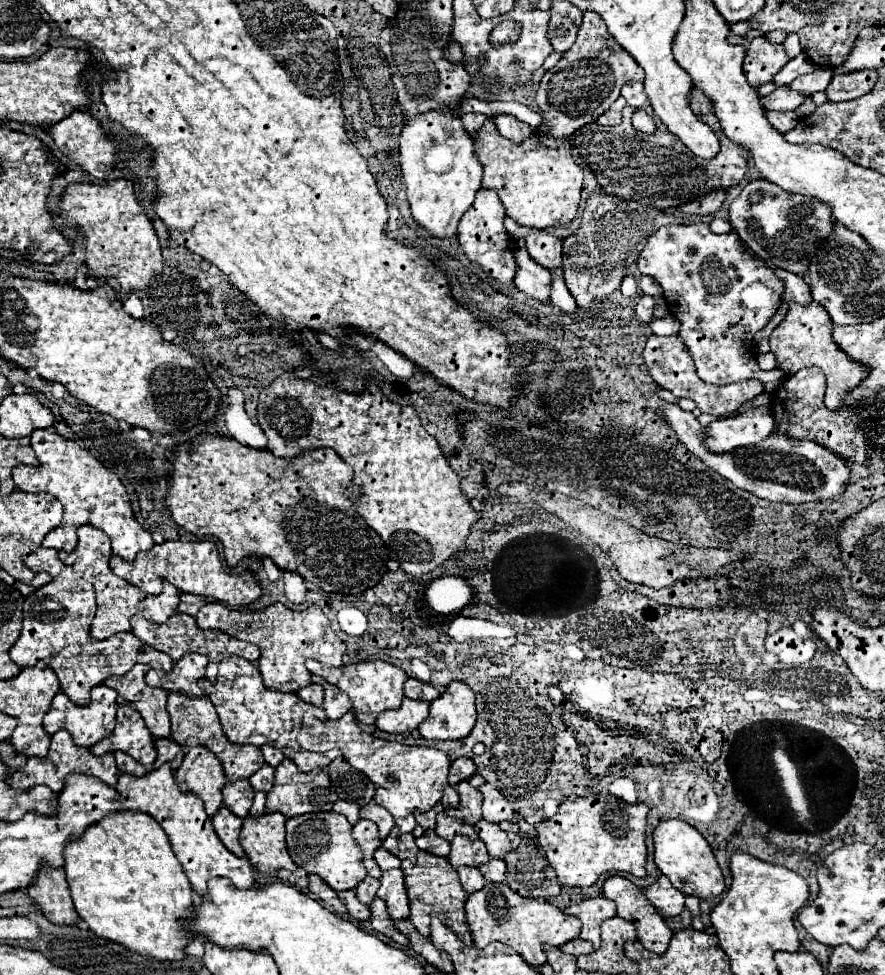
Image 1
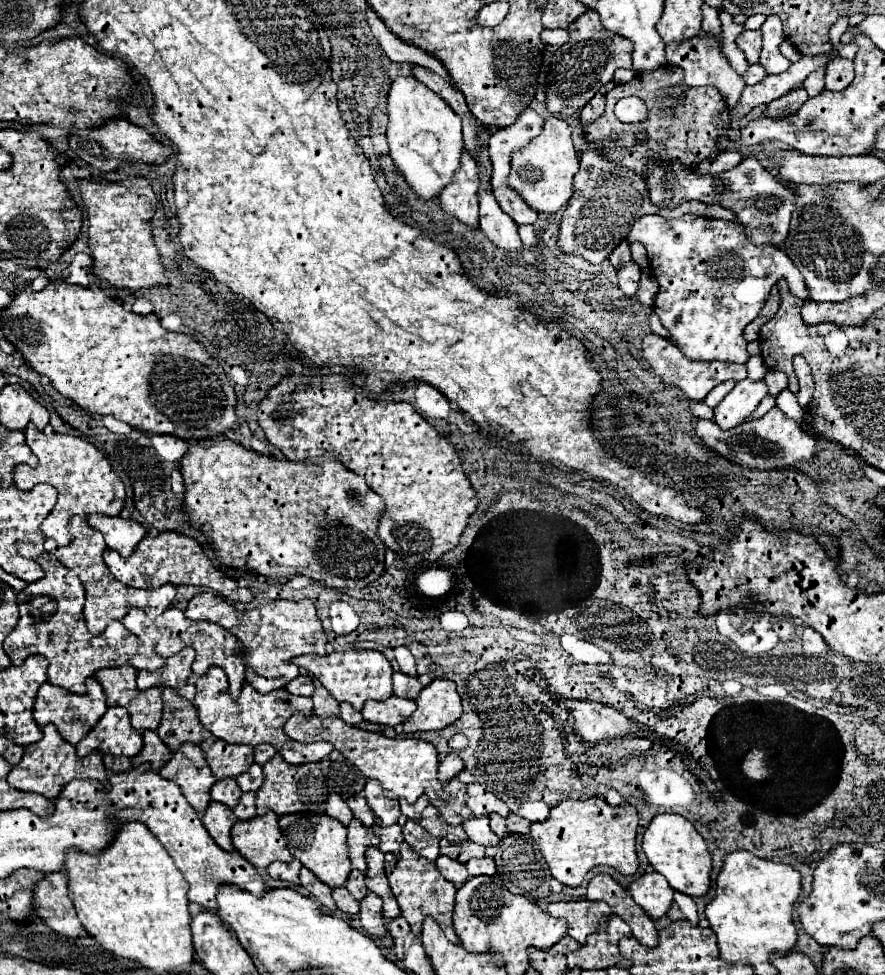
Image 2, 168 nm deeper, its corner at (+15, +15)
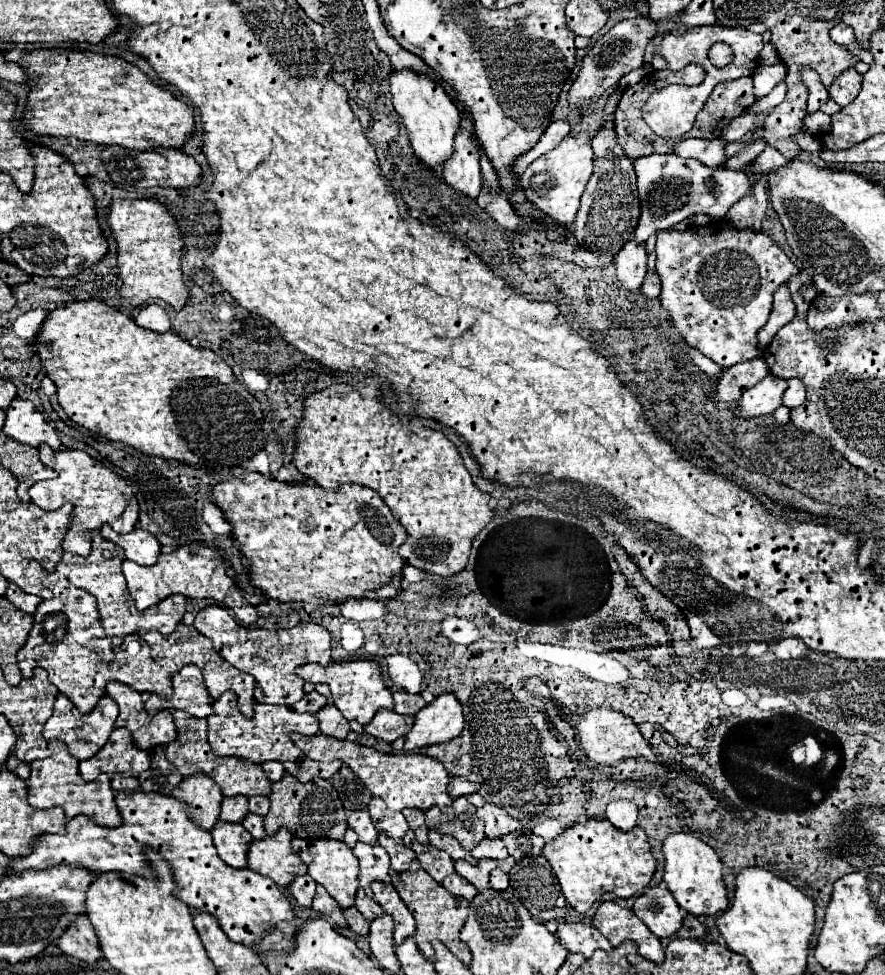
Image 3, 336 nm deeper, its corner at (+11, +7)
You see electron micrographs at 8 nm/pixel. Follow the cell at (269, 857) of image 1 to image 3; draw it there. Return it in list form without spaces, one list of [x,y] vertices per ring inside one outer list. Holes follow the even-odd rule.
[[[280,827],[278,833],[252,841],[252,845],[248,845],[248,867],[270,877],[278,887],[290,885],[294,875],[306,873],[306,865],[292,853],[290,839],[290,831]]]

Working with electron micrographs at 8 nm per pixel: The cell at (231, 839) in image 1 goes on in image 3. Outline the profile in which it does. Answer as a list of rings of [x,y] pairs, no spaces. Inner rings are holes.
[[[216,821],[210,833],[214,837],[214,847],[218,849],[218,855],[226,861],[226,865],[238,869],[246,867],[246,849],[252,841],[252,835],[240,823]]]

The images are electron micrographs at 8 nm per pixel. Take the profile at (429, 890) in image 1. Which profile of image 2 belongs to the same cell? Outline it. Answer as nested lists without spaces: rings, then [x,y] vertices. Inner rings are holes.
[[[402,843],[400,845],[400,855],[396,857],[394,853],[386,853],[386,875],[392,887],[392,893],[402,909],[402,917],[410,923],[410,929],[414,935],[420,935],[424,917],[432,917],[438,925],[442,925],[442,931],[452,943],[460,943],[456,931],[452,929],[452,911],[454,911],[454,895],[456,895],[456,885],[446,881],[430,863],[428,859],[420,857],[410,845]]]

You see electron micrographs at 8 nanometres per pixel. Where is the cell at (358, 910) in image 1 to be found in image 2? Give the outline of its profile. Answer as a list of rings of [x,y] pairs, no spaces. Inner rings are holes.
[[[338,887],[338,889],[332,889],[332,897],[336,901],[336,907],[342,911],[342,913],[348,913],[348,915],[356,915],[360,911],[360,905],[358,901],[348,893],[348,889],[344,887]]]

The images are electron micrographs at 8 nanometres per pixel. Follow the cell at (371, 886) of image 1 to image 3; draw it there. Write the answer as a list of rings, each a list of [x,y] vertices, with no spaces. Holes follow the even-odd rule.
[[[358,889],[358,893],[356,893],[356,909],[366,917],[366,921],[372,921],[372,919],[376,919],[380,913],[382,913],[382,909],[380,909],[380,905],[376,905],[376,901],[374,899],[370,899],[366,893],[364,893],[364,889]]]

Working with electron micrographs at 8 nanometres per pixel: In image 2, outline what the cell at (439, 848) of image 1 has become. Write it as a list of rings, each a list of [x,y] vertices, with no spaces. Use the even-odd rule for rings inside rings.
[[[408,821],[402,827],[402,835],[404,841],[422,857],[426,857],[428,861],[436,861],[436,857],[440,855],[440,839],[432,837],[420,823],[416,821]]]

